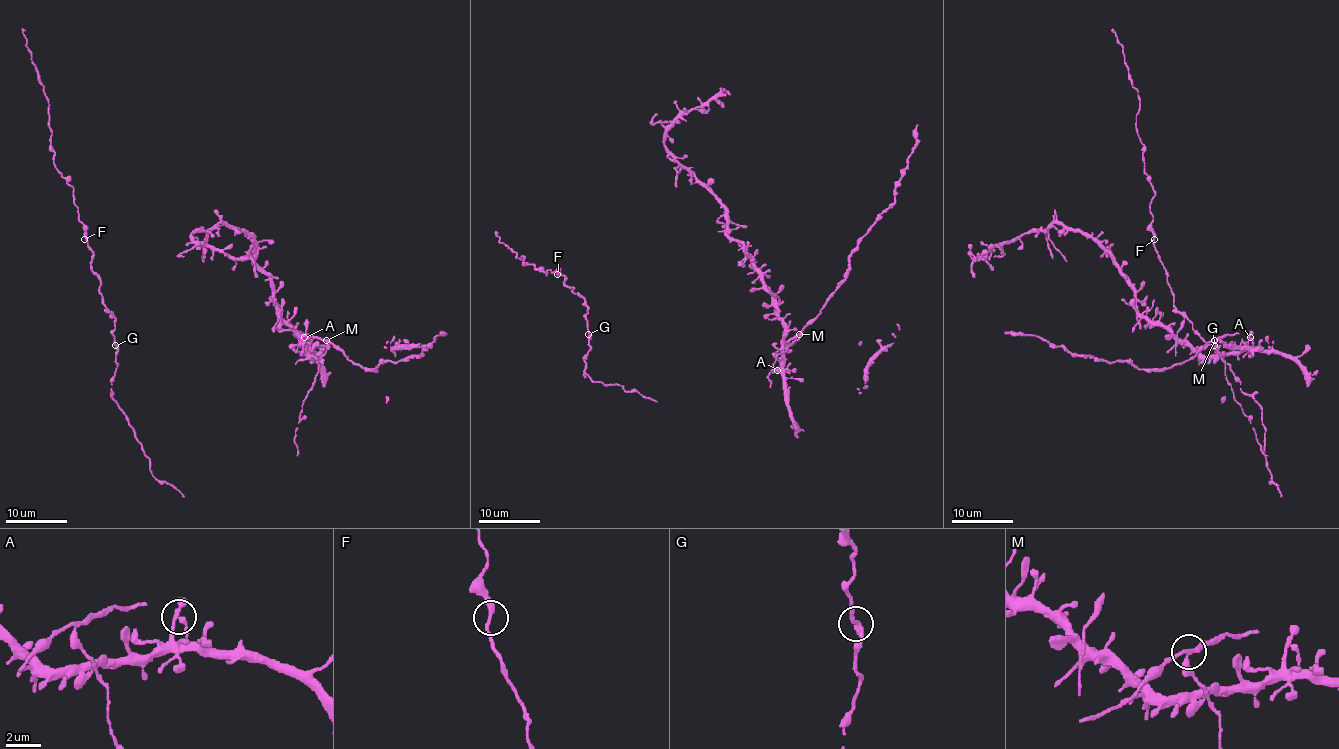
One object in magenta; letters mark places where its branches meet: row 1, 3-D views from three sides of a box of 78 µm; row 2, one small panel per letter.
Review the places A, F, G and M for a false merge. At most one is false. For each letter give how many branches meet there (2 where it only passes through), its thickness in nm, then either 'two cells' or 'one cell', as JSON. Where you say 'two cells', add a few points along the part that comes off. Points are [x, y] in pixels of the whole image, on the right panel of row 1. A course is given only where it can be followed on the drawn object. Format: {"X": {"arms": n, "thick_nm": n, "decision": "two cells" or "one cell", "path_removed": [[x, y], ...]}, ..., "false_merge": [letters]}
{"A": {"arms": 2, "thick_nm": 220, "decision": "one cell"}, "F": {"arms": 2, "thick_nm": 280, "decision": "one cell"}, "G": {"arms": 3, "thick_nm": 180, "decision": "one cell"}, "M": {"arms": 3, "thick_nm": 220, "decision": "two cells", "path_removed": [[1214, 341], [1171, 368], [1137, 368], [1122, 361], [1106, 362], [1068, 353], [1032, 334], [1004, 331]]}, "false_merge": ["M"]}

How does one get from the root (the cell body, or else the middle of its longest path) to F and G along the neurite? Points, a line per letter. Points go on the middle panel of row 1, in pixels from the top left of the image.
F: (656, 401), (618, 384), (595, 382), (584, 371), (590, 350), (585, 300), (557, 274)
G: (656, 401), (636, 392), (625, 392), (618, 384), (595, 382), (584, 371), (584, 358), (590, 350), (588, 334)

